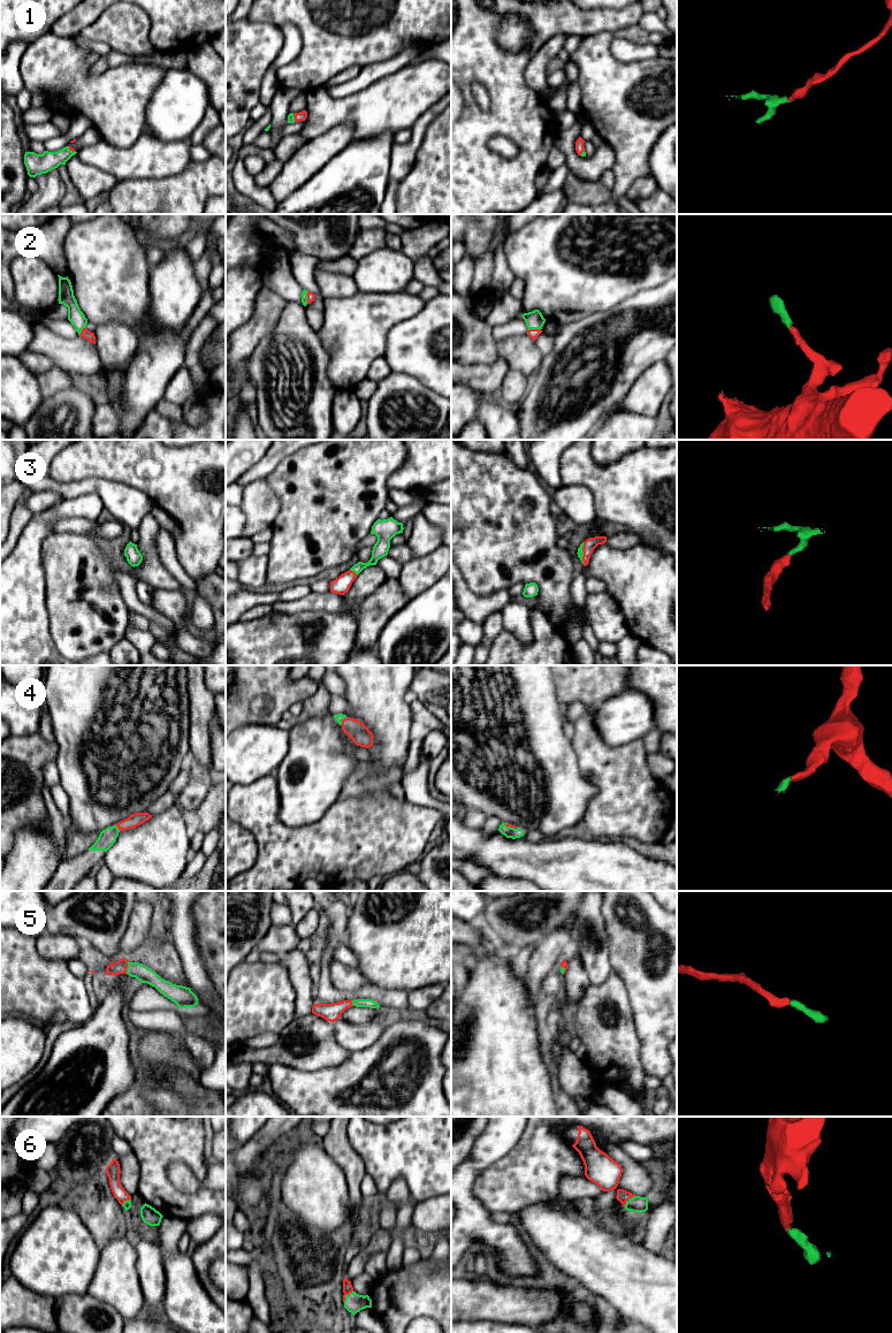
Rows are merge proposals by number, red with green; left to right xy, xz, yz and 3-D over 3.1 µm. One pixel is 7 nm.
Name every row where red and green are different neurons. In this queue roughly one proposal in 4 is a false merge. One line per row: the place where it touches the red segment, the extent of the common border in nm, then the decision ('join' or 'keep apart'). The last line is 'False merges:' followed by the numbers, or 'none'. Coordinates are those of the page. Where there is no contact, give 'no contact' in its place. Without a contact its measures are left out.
1: contact xy (71, 150); length 70 nm; join
2: contact xz (307, 297); length 90 nm; join
3: contact yz (584, 553); length 150 nm; join
4: contact xz (342, 721); length 70 nm; join
5: contact xy (127, 967); length 90 nm; join
6: contact xz (347, 1294); length 110 nm; join
False merges: none

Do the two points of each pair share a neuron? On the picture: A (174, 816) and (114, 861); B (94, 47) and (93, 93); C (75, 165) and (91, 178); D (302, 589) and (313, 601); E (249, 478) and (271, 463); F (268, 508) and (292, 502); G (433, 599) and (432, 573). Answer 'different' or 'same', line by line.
A: same
B: different
C: same
D: different
E: same
F: different
G: different

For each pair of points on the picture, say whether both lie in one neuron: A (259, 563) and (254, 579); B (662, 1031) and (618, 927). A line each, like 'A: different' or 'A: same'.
A: same
B: same

